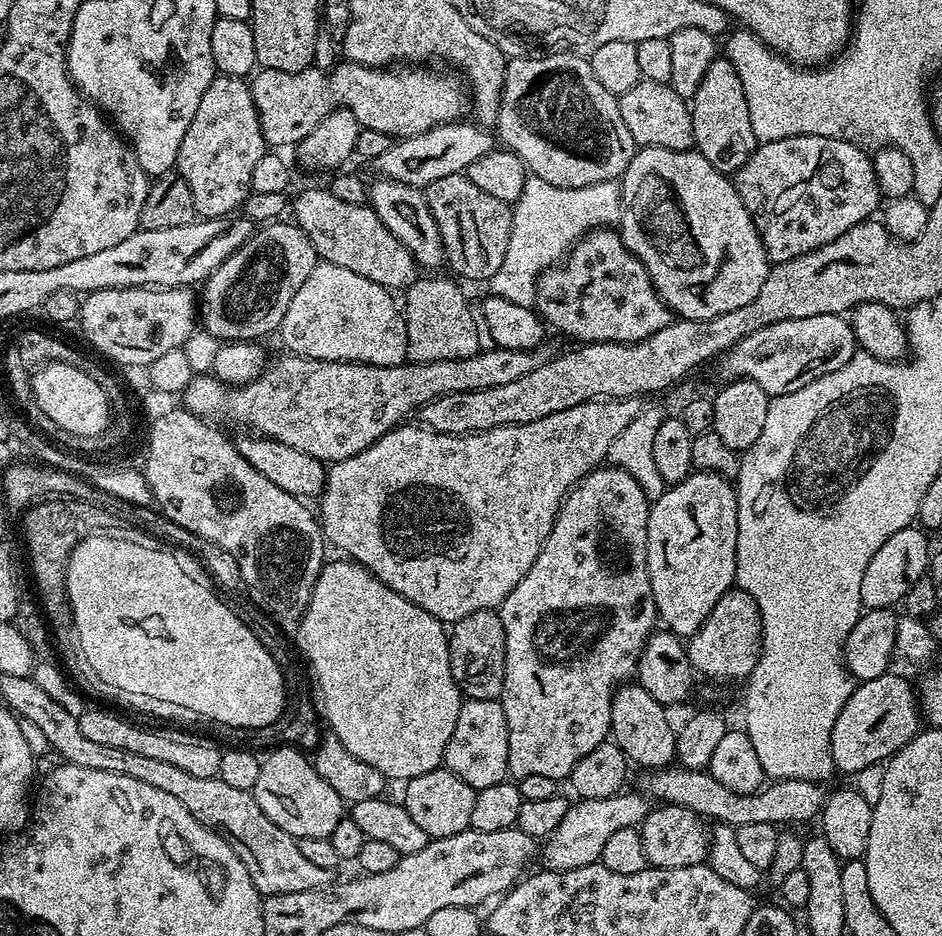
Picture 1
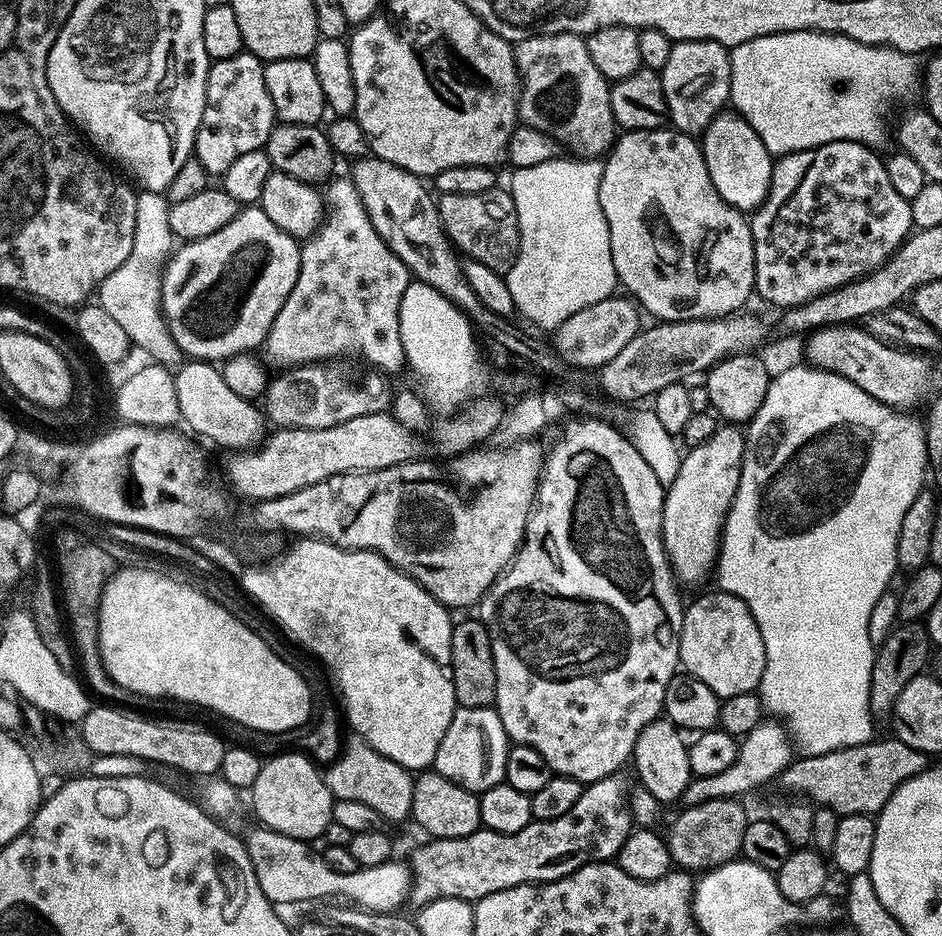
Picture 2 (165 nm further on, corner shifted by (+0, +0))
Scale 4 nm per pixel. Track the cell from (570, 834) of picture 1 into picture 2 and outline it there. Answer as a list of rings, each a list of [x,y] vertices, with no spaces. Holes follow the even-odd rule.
[[[772,718],[765,719],[758,726],[754,726],[754,730],[747,732],[739,741],[739,745],[740,749],[734,762],[730,762],[730,766],[726,766],[726,770],[722,770],[722,774],[698,776],[690,781],[688,789],[684,791],[682,797],[685,805],[701,804],[711,800],[744,798],[747,792],[762,787],[767,780],[775,781],[779,777],[780,771],[794,759],[794,744],[787,728],[783,723]]]

